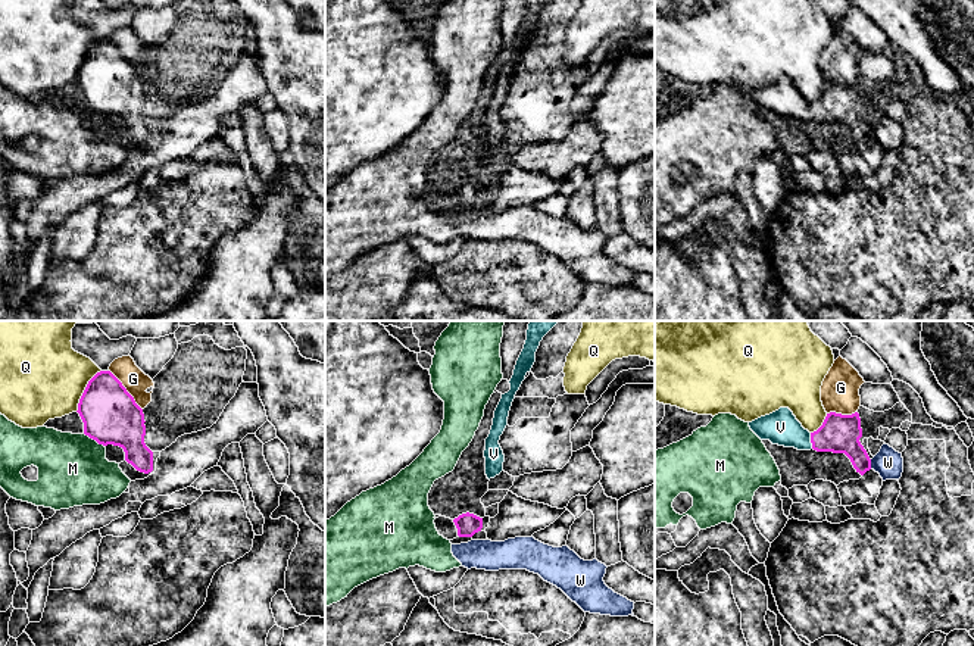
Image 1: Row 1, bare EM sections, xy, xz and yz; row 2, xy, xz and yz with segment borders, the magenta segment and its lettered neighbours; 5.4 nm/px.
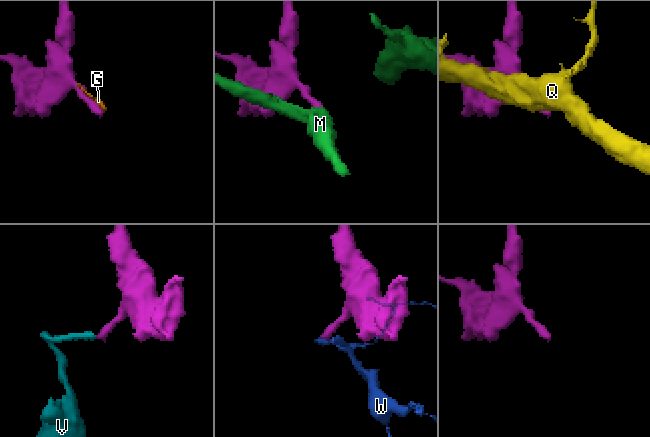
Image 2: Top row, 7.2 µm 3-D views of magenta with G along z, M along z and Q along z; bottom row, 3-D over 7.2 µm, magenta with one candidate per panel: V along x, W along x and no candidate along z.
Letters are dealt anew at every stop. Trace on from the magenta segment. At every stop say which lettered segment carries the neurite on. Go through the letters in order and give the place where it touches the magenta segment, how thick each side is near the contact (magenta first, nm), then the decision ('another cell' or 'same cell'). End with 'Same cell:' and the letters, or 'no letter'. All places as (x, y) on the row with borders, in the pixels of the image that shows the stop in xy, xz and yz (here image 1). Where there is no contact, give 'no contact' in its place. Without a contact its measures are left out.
G: meets magenta in xy at (125, 390); 300 nm thick on the magenta side, 140 nm on the other; another cell
M: meets magenta in xy at (94, 439); 300 nm thick on the magenta side, 380 nm on the other; another cell
Q: meets magenta in xy at (84, 390); 300 nm thick on the magenta side, 460 nm on the other; another cell
V: meets magenta in yz at (811, 440); 220 nm thick on the magenta side, 190 nm on the other; same cell
W: meets magenta in yz at (870, 464); 220 nm thick on the magenta side, 160 nm on the other; another cell
Same cell: V

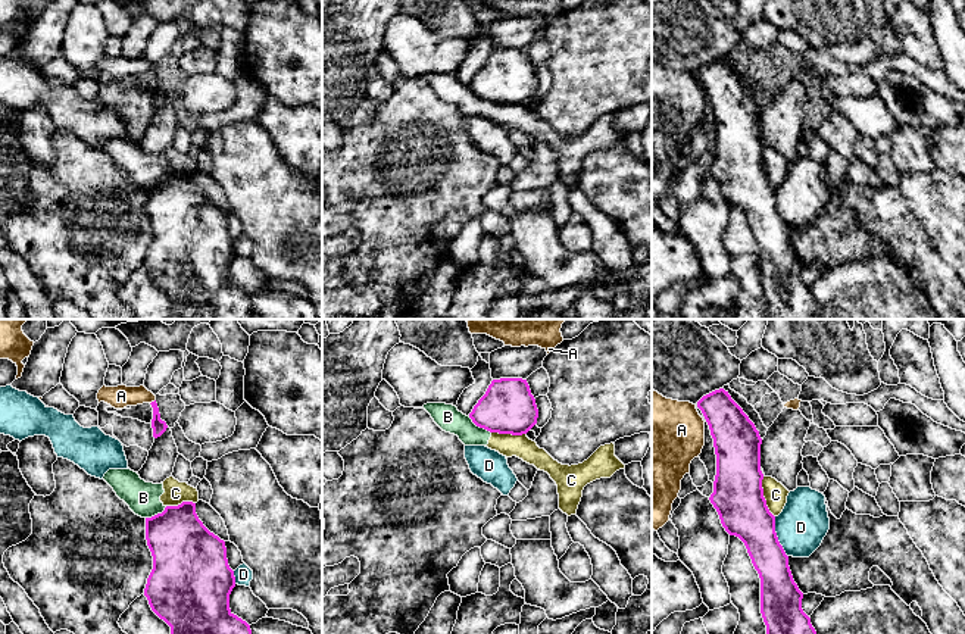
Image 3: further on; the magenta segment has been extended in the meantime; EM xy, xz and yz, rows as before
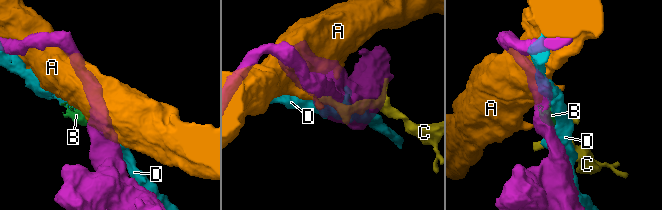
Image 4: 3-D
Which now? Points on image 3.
A: meets magenta in xy at (152, 402); 80 nm thick on the magenta side, 120 nm on the other; another cell
B: meets magenta in xz at (480, 427); 300 nm thick on the magenta side, 140 nm on the other; another cell
C: meets magenta in yz at (764, 497); 280 nm thick on the magenta side, 130 nm on the other; another cell
D: meets magenta in yz at (777, 537); 260 nm thick on the magenta side, 280 nm on the other; another cell
Same cell: no letter

